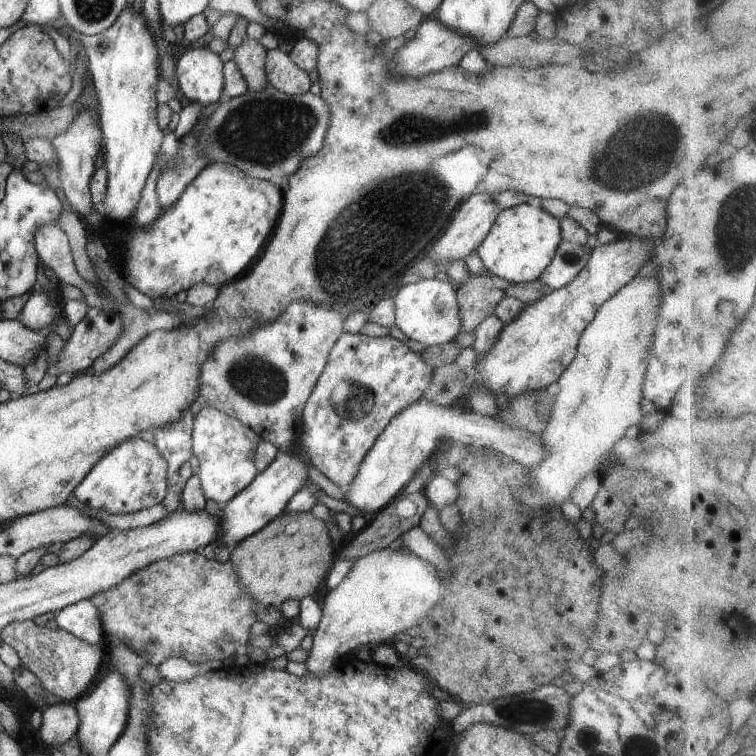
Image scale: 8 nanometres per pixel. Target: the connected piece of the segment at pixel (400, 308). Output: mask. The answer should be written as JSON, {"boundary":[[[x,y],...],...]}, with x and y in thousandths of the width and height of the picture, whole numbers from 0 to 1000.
{"boundary":[[[558,369],[526,384],[521,392],[522,429],[541,448],[562,455],[587,456],[612,437],[603,384],[593,370]]]}

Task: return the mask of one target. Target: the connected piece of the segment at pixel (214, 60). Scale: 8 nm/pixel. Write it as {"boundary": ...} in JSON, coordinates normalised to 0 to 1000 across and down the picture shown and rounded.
{"boundary":[[[276,62],[254,63],[234,73],[233,108],[246,136],[267,140],[286,138],[295,130],[296,82]]]}

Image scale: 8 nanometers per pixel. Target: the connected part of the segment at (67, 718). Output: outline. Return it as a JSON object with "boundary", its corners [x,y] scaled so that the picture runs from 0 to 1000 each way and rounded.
{"boundary":[[[97,929],[63,933],[56,938],[56,943],[50,974],[61,987],[79,991],[98,976],[106,954]]]}

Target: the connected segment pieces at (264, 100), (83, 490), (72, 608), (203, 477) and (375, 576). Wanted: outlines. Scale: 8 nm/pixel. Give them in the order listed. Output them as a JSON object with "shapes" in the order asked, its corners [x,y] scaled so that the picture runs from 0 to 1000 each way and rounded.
{"shapes":[[[[370,119],[327,120],[321,127],[296,132],[288,143],[283,143],[283,148],[272,156],[272,164],[267,167],[262,185],[267,190],[267,201],[278,206],[279,216],[302,217],[320,225],[320,229],[332,235],[368,242],[373,235],[389,230],[399,212],[426,198],[435,161],[437,143],[425,127],[417,127],[410,122],[382,127]]],[[[183,577],[151,590],[98,646],[97,655],[111,669],[140,680],[175,680],[213,667],[222,648],[221,612],[212,595]]],[[[119,792],[107,794],[75,808],[73,819],[79,832],[101,844],[123,853],[132,852],[138,831],[134,828],[131,807]]],[[[269,536],[267,542],[255,553],[254,566],[255,601],[262,606],[265,635],[271,660],[280,661],[291,669],[299,668],[336,636],[343,624],[336,614],[336,593],[347,581],[331,563],[320,562],[312,553]]],[[[511,724],[478,735],[468,751],[429,791],[426,817],[402,877],[413,893],[438,890],[452,868],[472,856],[520,852],[522,841],[553,824],[577,802],[586,778],[577,751],[548,731]]]]}

